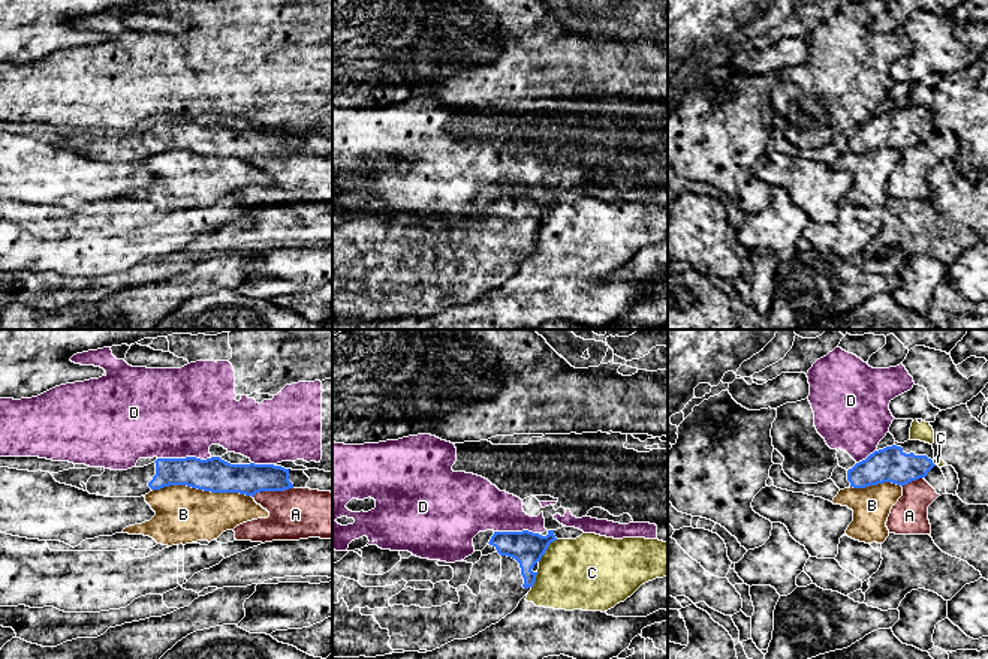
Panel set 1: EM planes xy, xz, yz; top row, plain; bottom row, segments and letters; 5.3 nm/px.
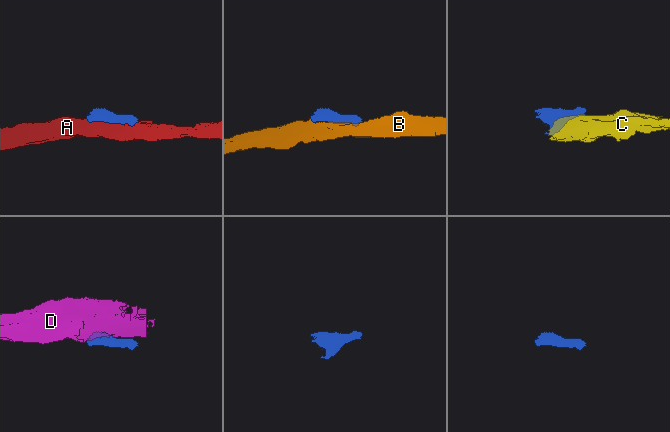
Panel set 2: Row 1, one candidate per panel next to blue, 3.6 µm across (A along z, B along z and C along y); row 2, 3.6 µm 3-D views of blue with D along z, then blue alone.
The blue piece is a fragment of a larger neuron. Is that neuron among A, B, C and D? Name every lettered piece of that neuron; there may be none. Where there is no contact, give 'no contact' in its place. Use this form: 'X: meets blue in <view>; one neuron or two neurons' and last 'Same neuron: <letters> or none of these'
A: meets blue in xy; two neurons
B: meets blue in xy; two neurons
C: meets blue in xz; two neurons
D: meets blue in xy; two neurons
Same neuron: none of these

